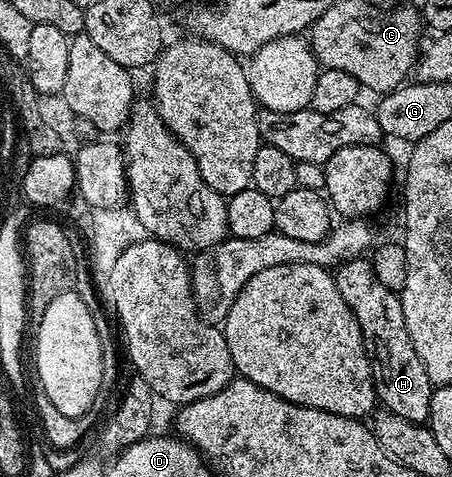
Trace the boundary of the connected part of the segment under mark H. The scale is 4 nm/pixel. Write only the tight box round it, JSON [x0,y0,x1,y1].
[333,256,432,425]

